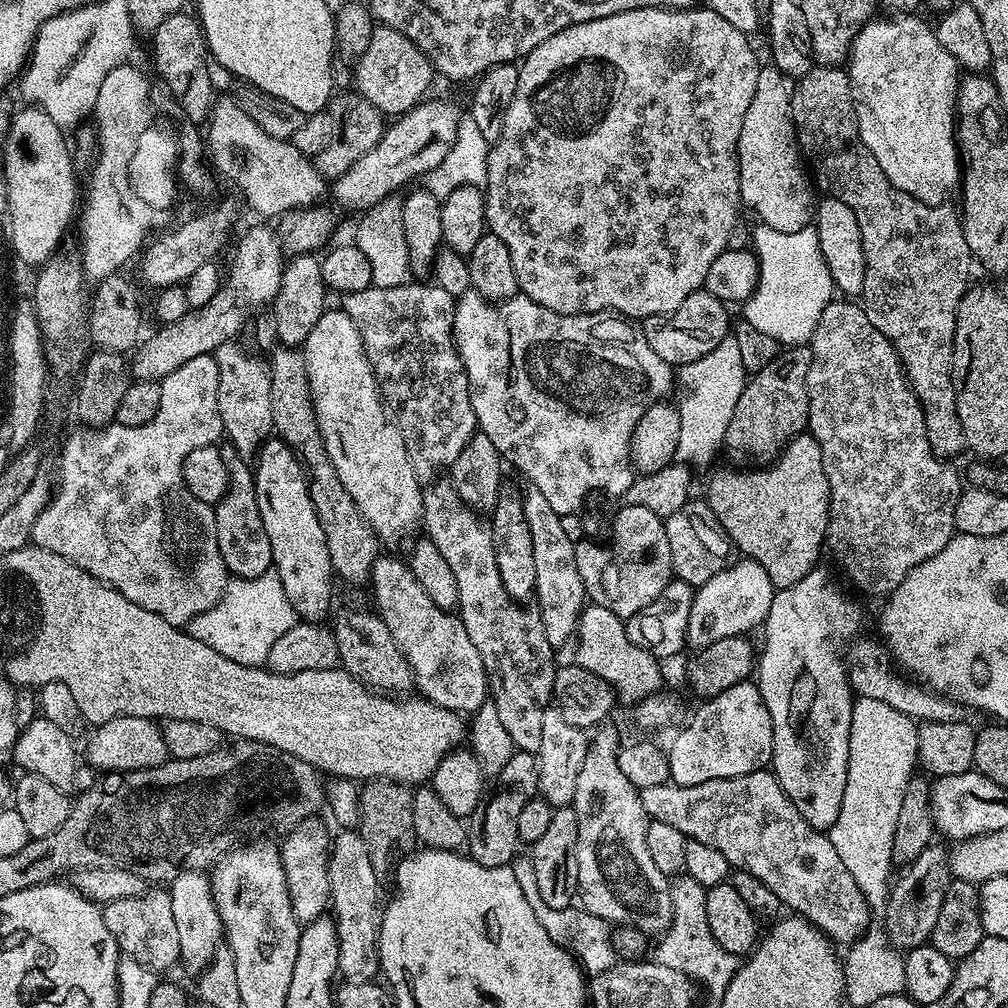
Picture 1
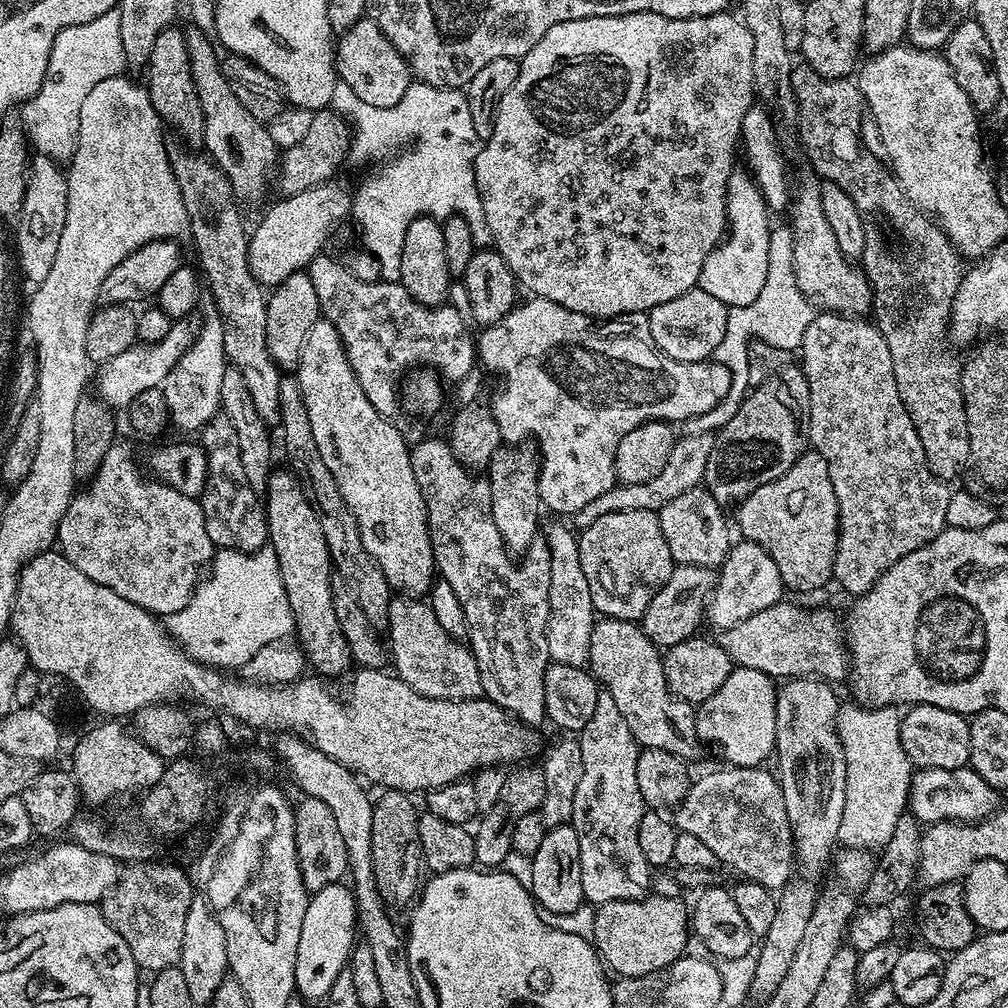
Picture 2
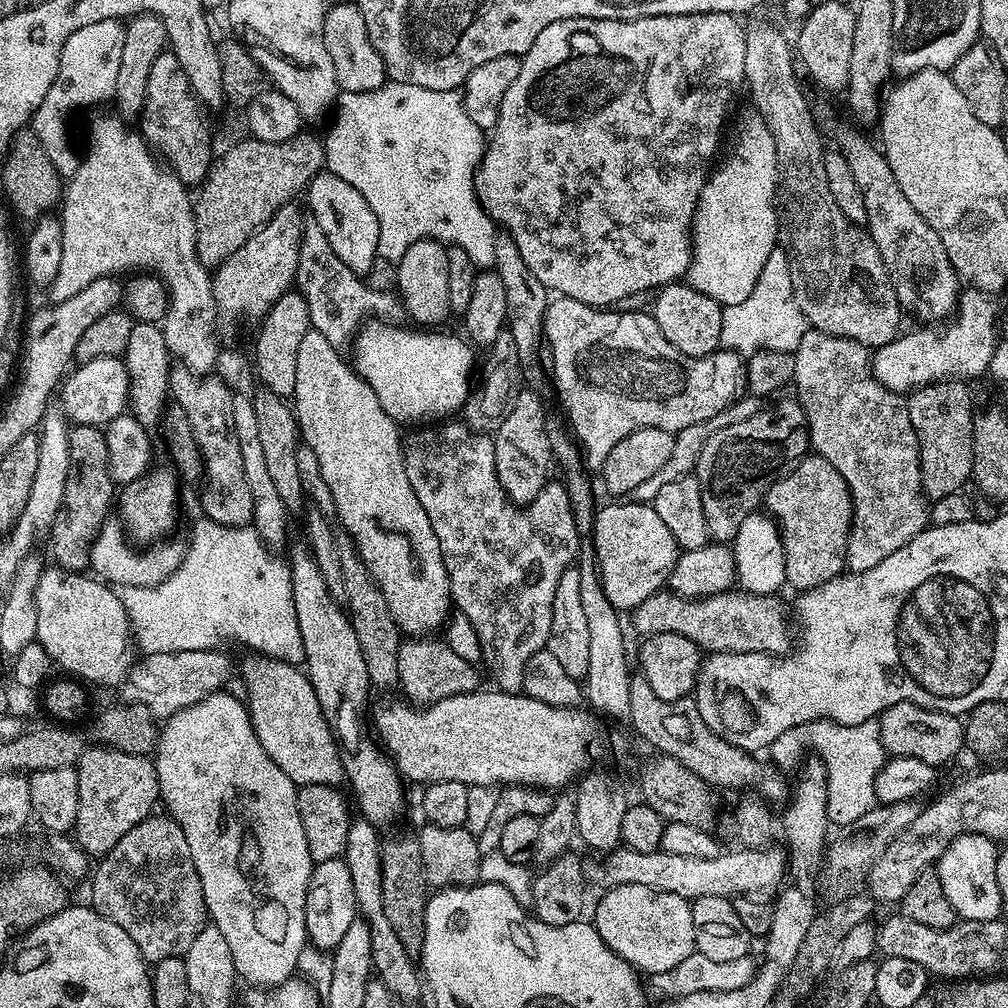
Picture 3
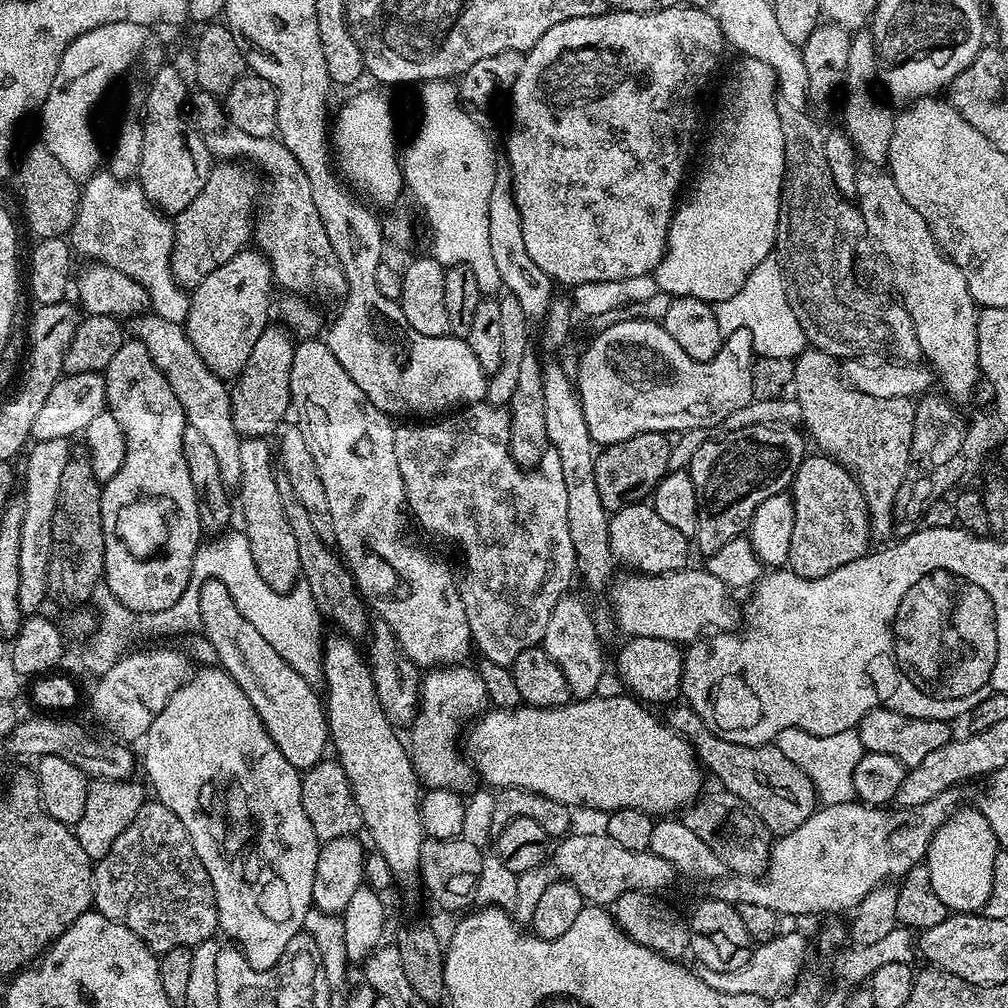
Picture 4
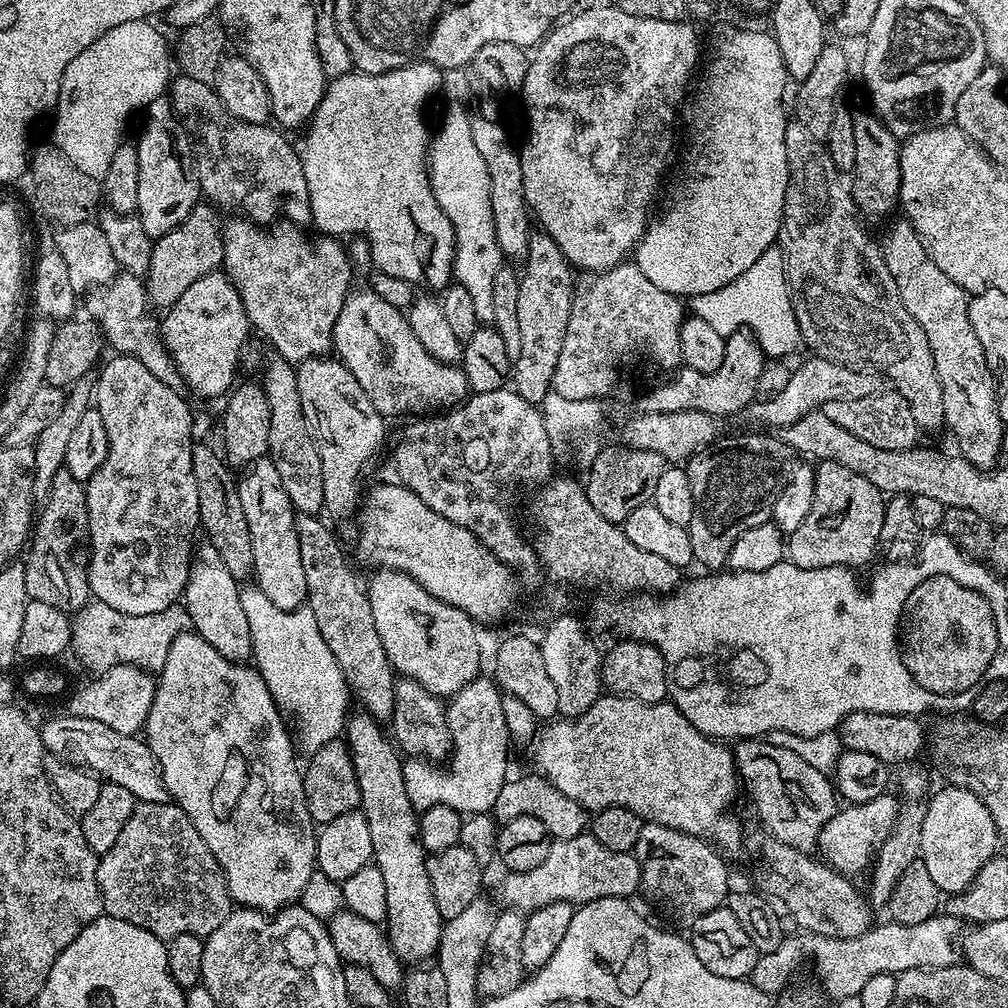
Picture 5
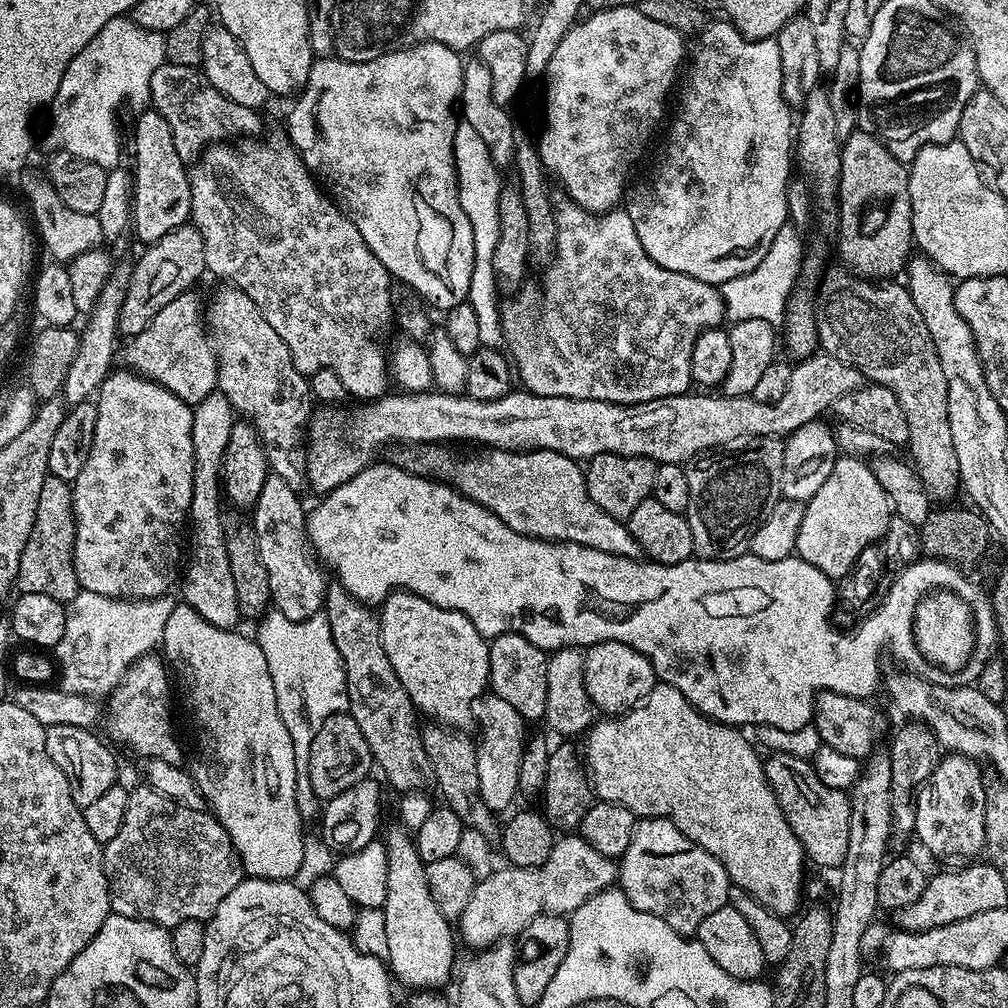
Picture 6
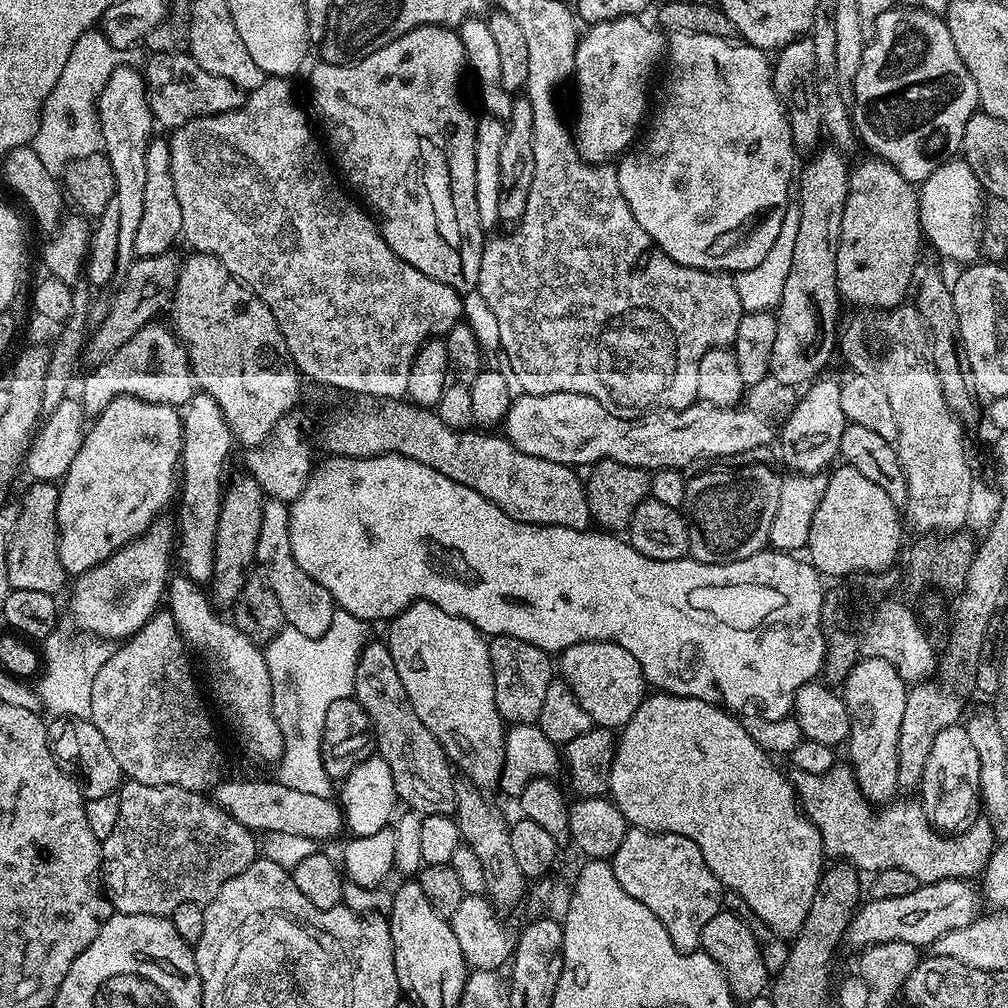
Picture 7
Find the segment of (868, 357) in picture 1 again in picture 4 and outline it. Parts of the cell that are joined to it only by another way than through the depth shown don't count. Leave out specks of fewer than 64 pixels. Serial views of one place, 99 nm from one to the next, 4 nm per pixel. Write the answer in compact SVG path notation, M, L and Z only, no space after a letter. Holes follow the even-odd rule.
M811 346L805 347L794 363L792 388L802 406L807 435L816 439L817 449L839 460L855 476L868 507L872 535L877 541L887 541L894 521L894 498L912 457L915 403L906 398L870 398L870 394L848 385L837 357Z

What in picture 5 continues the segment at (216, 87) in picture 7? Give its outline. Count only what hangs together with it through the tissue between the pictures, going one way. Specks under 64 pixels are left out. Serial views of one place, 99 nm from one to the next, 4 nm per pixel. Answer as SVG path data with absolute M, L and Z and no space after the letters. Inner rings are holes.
M183 74L171 81L170 99L180 125L188 132L196 181L209 201L241 208L247 219L261 226L279 221L280 212L284 212L285 221L296 226L311 221L312 207L300 153L279 127L234 118L218 98L213 85Z

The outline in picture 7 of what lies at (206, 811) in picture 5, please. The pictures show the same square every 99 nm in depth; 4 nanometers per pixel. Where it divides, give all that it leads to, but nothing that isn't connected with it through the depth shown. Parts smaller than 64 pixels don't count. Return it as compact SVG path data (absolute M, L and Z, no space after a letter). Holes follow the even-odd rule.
M183 574L168 581L166 608L172 613L180 637L193 653L204 656L208 663L208 684L224 720L236 731L244 752L252 760L275 765L284 752L282 732L272 709L270 670L261 645L255 644L232 622L220 620L209 593Z

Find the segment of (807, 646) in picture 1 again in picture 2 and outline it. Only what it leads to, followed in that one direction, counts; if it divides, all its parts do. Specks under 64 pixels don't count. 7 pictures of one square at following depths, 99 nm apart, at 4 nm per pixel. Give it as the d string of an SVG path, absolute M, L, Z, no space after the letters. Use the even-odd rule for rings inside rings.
M811 676L788 678L779 685L776 694L776 747L774 760L780 763L778 779L782 798L786 802L786 818L790 822L792 842L794 845L794 868L800 871L804 880L789 879L776 896L776 909L770 930L760 940L762 956L754 973L751 995L767 998L778 990L778 982L786 978L790 962L794 962L794 950L798 950L798 941L810 923L810 914L814 914L818 885L812 879L829 863L834 847L838 841L838 826L842 826L842 806L846 804L846 758L842 750L840 736L836 733L836 712L841 701L836 700L836 692L831 683Z

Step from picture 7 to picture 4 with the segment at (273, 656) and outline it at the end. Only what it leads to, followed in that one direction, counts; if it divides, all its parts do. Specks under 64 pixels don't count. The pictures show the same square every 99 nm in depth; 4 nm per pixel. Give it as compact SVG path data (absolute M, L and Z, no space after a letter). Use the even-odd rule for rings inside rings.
M225 531L217 540L201 543L192 563L192 579L196 582L205 580L221 580L234 600L234 606L282 654L302 678L316 682L321 679L324 670L324 646L320 636L322 617L311 596L310 586L298 582L288 592L275 592L262 582L262 574L258 574L258 566L254 566L254 558L250 554L250 542L243 531Z

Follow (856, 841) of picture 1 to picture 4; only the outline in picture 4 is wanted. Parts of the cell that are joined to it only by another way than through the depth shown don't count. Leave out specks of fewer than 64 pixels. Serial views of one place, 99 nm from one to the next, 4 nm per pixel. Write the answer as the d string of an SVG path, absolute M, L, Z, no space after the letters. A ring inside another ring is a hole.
M787 728L777 734L774 746L810 778L817 797L822 798L824 804L846 804L855 797L854 766L858 766L865 753L855 730L815 736L801 728Z

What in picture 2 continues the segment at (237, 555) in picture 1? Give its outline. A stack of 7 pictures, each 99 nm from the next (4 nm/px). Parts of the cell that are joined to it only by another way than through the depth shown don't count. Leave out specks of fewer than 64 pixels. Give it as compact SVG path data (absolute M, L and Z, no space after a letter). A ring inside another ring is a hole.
M222 414L212 417L198 433L198 443L206 454L208 477L204 493L199 496L204 511L210 542L217 549L233 548L239 552L257 552L268 544L268 523L261 497L246 482L242 470L242 454L238 450L238 433L230 426L230 418Z

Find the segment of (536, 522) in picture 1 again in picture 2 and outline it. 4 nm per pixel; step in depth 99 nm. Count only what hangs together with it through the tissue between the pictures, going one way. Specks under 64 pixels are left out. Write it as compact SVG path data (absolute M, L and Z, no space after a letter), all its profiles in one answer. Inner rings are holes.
M567 523L564 524L550 525L546 535L550 550L550 614L546 642L555 663L583 668L588 662L590 634L598 616L590 598L590 582L586 582L586 574L582 571L580 541L573 529Z

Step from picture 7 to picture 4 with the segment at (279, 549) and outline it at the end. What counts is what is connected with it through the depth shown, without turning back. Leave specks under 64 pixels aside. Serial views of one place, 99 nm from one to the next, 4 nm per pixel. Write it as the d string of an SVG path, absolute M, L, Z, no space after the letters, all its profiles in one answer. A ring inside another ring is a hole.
M250 436L240 441L242 476L238 489L238 512L244 515L242 531L250 542L250 554L254 558L254 566L258 566L258 574L262 574L262 582L266 582L266 586L275 592L288 592L301 579L298 545L279 498L275 482L278 472L274 467L274 448L268 443L267 439L259 436Z

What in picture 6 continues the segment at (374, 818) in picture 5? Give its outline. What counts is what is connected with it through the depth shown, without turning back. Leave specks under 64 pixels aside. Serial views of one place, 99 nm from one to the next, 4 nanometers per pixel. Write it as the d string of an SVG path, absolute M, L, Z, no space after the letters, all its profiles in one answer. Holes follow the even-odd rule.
M400 826L395 827L382 836L389 863L386 898L382 907L389 950L386 963L391 975L399 983L401 980L402 983L409 984L409 989L440 990L451 976L453 979L454 969L457 967L458 940L454 935L453 925L444 917L442 910L438 910L434 898L430 898L425 865L416 849L413 833Z

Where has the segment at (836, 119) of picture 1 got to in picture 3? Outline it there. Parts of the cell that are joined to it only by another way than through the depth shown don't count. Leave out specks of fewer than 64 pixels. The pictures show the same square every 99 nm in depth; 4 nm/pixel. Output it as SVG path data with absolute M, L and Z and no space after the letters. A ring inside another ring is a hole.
M939 380L937 384L928 384L924 388L917 388L915 392L907 397L908 413L910 414L910 426L914 426L914 434L918 438L920 447L920 487L929 501L938 498L946 498L946 494L960 492L964 483L971 481L972 463L974 462L974 446L972 445L972 418L974 407L972 408L972 396L968 393L969 385L963 380Z

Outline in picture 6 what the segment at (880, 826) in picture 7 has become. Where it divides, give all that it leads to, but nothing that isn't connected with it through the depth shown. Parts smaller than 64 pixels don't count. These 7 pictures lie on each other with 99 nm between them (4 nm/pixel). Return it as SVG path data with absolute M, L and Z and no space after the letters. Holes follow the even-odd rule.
M772 752L769 757L763 761L764 773L778 798L778 806L784 811L786 822L790 822L804 848L805 857L820 868L839 869L848 849L848 819L852 813L849 793L822 786L805 757L792 756L788 752Z

